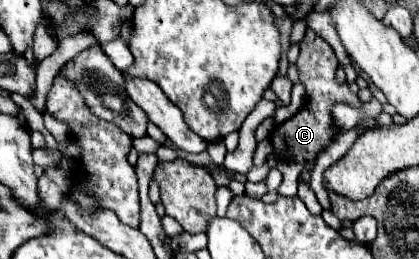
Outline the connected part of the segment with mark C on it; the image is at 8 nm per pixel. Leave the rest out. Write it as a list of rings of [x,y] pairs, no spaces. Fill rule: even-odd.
[[[306,30],[304,38],[300,40],[300,56],[296,60],[296,66],[298,66],[300,82],[306,86],[306,100],[308,102],[298,110],[298,114],[294,114],[290,120],[280,124],[272,132],[270,140],[274,146],[274,154],[278,158],[282,158],[284,162],[314,162],[318,152],[324,150],[334,140],[336,126],[334,126],[334,120],[330,114],[332,104],[334,102],[346,102],[354,108],[358,108],[362,104],[360,104],[358,96],[350,92],[348,84],[336,82],[336,78],[334,78],[336,68],[338,68],[336,54],[330,48],[330,44],[322,36],[318,36],[316,32]]]

